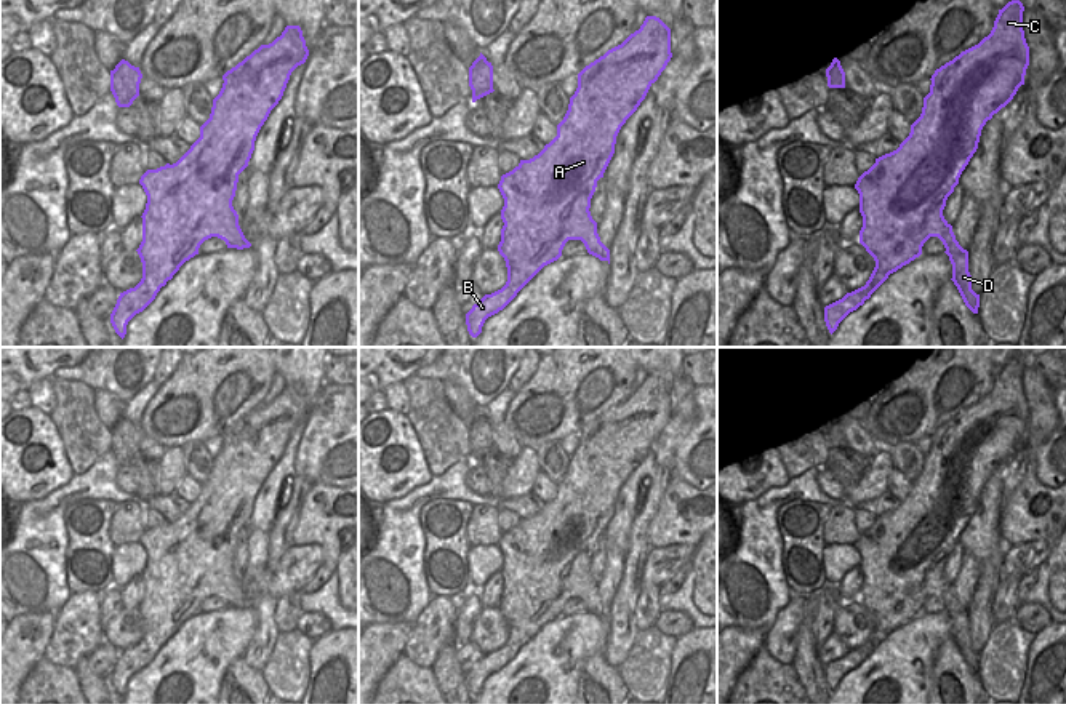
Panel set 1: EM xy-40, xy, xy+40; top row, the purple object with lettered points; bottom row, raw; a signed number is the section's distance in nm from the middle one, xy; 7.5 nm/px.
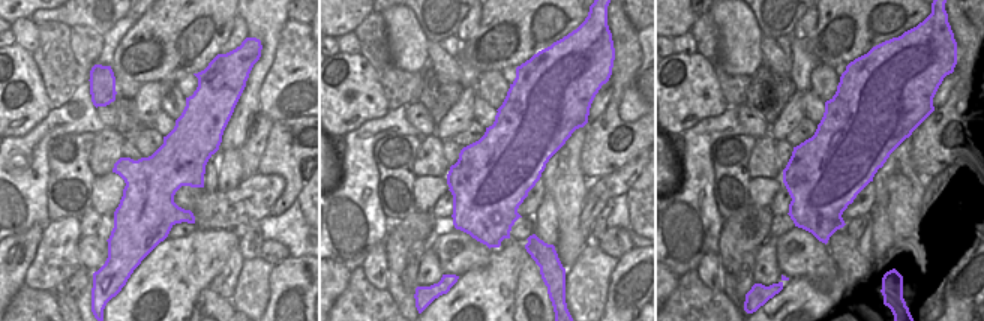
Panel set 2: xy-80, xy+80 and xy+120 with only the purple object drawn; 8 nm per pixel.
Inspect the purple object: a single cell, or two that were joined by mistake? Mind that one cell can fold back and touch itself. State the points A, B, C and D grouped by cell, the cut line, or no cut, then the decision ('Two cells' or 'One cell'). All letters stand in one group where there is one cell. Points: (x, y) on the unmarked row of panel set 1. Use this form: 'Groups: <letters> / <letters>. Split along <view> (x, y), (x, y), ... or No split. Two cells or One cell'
Groups: A B C D. No split. One cell.

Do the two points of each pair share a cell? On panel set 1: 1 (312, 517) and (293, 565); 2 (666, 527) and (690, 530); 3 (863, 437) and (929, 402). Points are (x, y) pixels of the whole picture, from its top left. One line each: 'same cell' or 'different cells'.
1: different cells
2: same cell
3: different cells

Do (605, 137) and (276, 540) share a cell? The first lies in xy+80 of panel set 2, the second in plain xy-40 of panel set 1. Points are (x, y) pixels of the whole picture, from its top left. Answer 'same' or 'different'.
different

